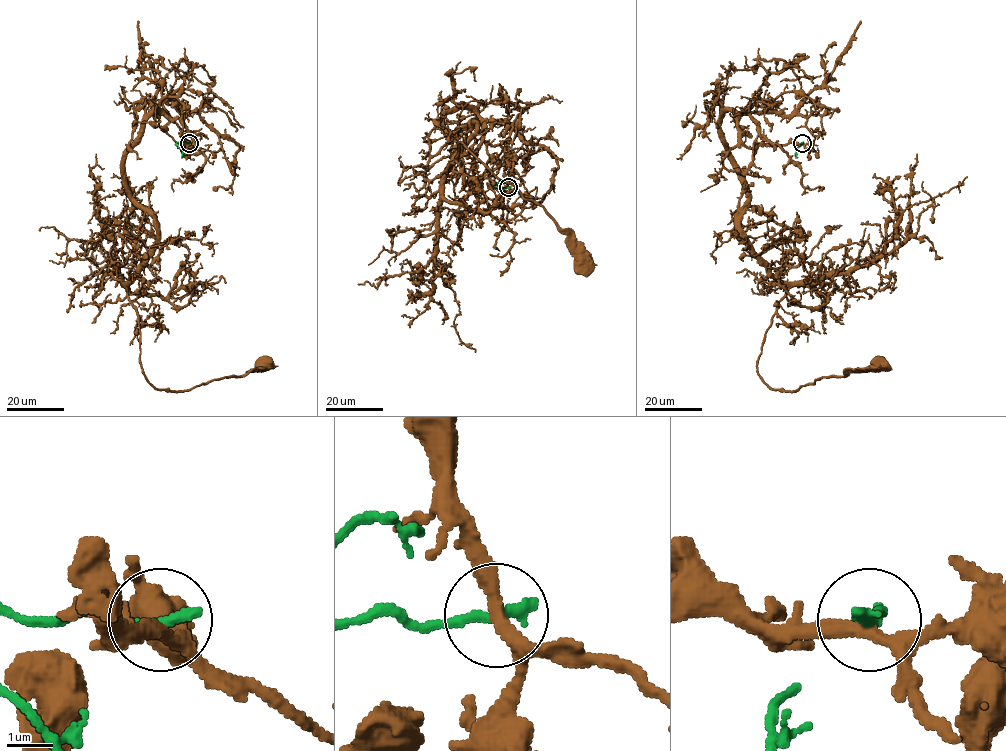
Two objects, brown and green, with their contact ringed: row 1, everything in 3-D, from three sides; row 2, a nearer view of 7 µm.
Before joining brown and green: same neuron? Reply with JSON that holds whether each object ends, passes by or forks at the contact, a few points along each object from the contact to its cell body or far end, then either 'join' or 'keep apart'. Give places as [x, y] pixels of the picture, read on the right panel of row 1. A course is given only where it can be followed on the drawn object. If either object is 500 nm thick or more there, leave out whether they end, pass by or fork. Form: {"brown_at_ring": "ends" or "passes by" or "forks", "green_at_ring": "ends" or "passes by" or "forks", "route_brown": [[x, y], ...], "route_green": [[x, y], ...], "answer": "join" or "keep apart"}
{"brown_at_ring": "passes by", "green_at_ring": "ends", "route_brown": [[802, 143], [748, 148], [721, 116], [747, 197], [740, 233], [787, 288], [757, 373], [795, 391], [880, 365]], "route_green": [[802, 143], [796, 149], [797, 157]], "answer": "keep apart"}

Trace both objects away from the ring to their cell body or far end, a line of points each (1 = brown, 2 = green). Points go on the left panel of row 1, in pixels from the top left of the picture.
1: (189, 143), (154, 111), (126, 156), (156, 233), (127, 288), (142, 373), (186, 391), (264, 365)
2: (189, 143), (176, 143), (182, 157)

